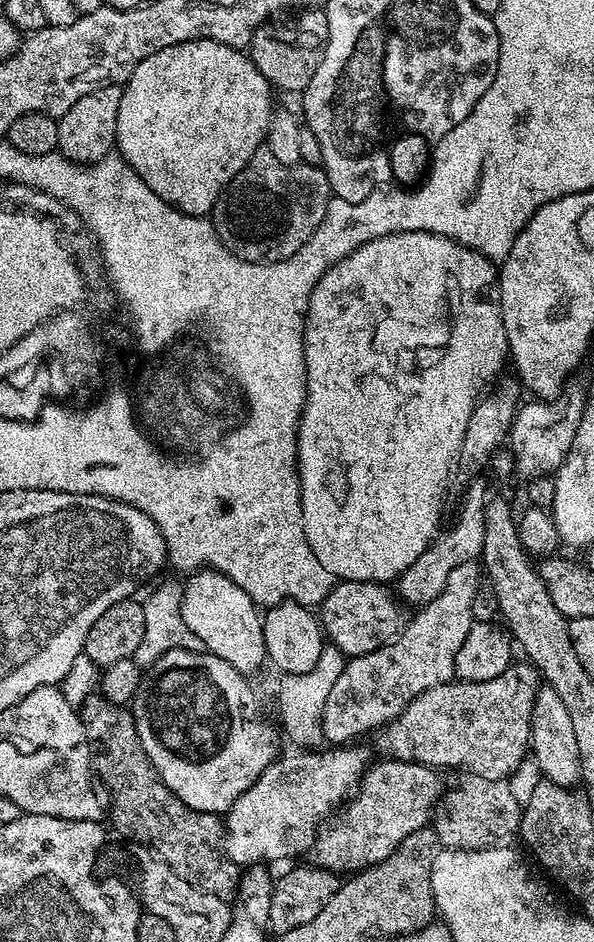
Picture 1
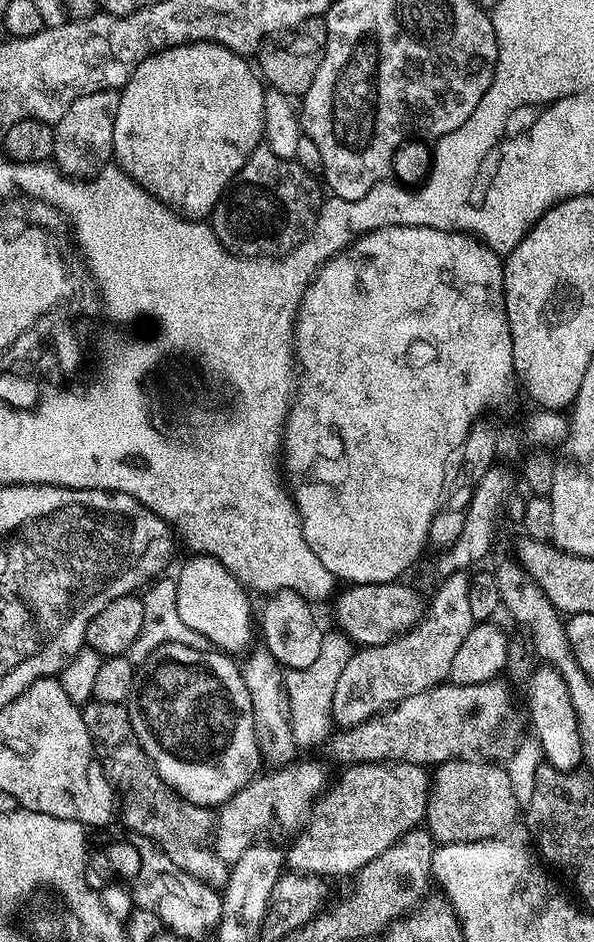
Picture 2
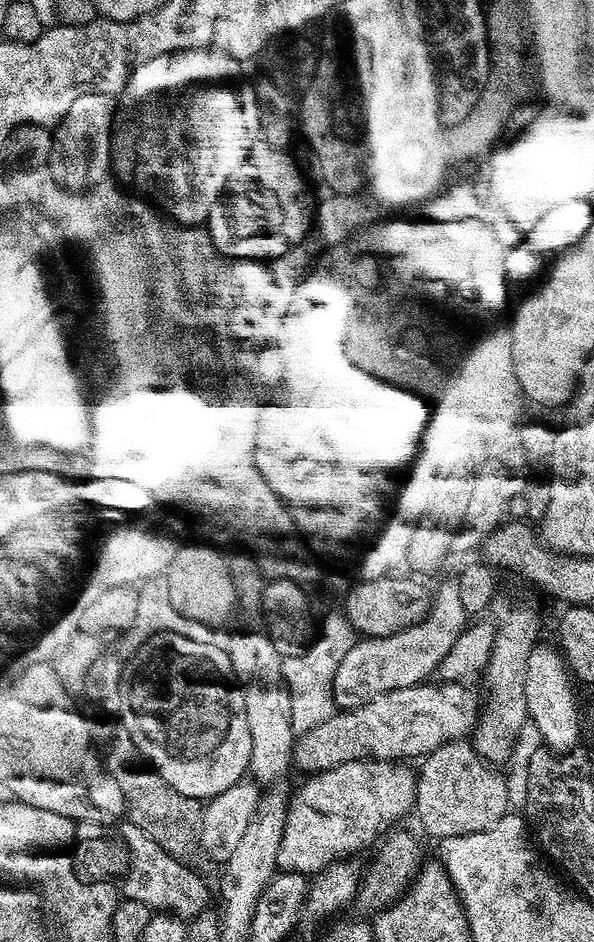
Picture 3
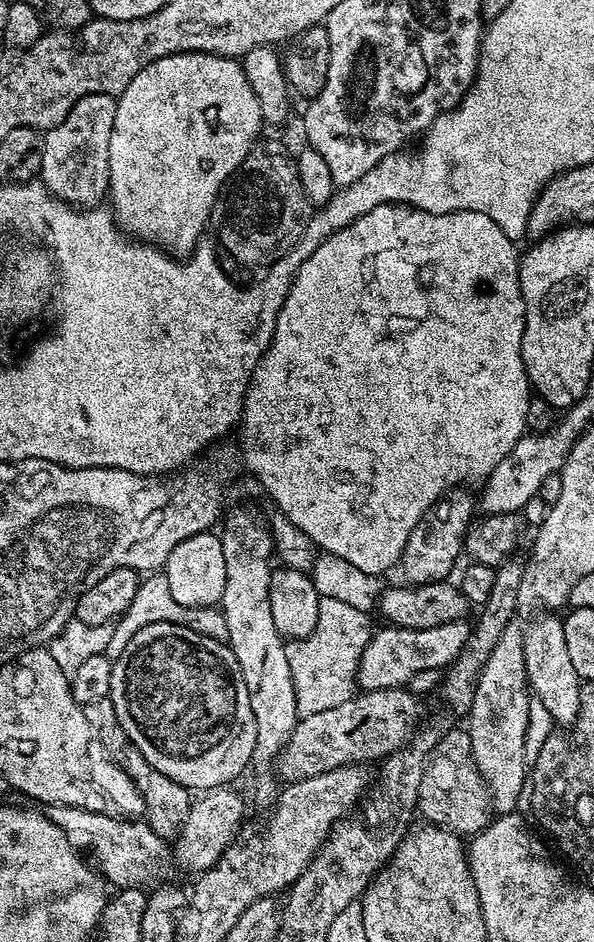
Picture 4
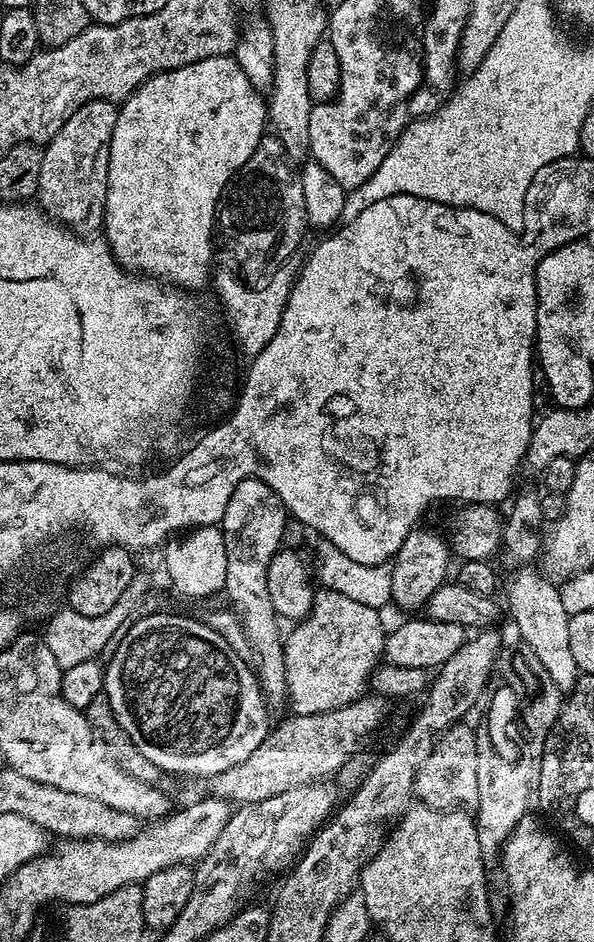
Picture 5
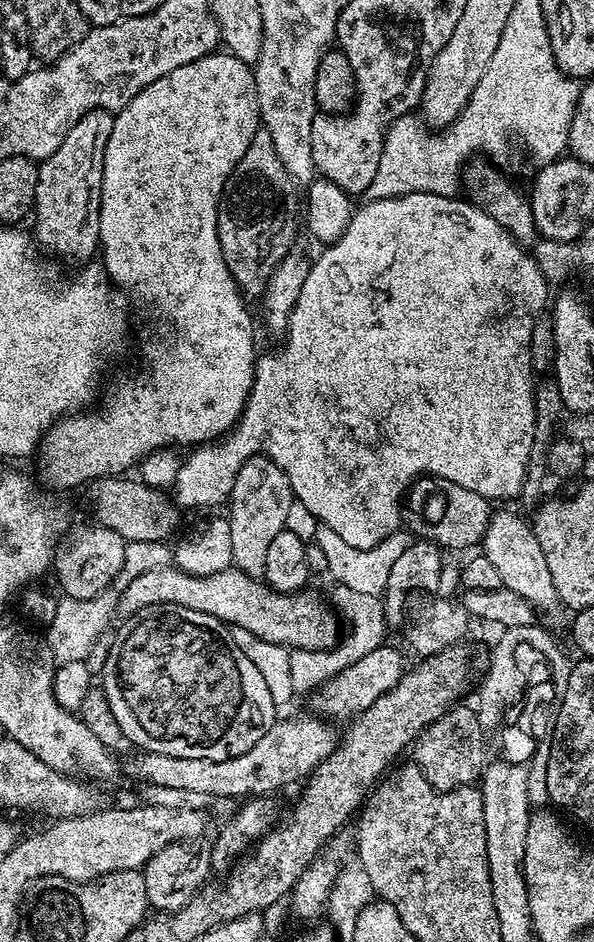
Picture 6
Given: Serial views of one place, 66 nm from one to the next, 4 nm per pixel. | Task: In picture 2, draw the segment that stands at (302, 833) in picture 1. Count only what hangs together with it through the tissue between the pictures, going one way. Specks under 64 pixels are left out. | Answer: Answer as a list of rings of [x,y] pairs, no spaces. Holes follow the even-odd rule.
[[[296,758],[273,768],[276,768],[273,772],[265,771],[257,775],[245,788],[238,790],[238,794],[234,794],[226,803],[219,805],[218,823],[214,828],[214,847],[217,856],[224,859],[225,864],[229,866],[242,858],[242,854],[259,841],[256,839],[275,820],[286,831],[299,833],[313,815],[318,797],[325,791],[324,768],[316,760]]]

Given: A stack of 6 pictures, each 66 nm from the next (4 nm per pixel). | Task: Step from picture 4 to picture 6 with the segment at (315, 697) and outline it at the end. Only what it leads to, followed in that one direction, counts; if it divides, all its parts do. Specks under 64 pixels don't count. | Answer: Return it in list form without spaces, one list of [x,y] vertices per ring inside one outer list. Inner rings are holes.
[[[346,586],[333,587],[331,605],[341,608],[341,617],[347,622],[348,628],[336,645],[329,650],[293,649],[290,656],[290,678],[298,694],[313,693],[325,682],[333,679],[340,671],[350,667],[354,662],[368,656],[372,650],[385,645],[388,627],[385,622],[385,608],[381,597],[372,594],[363,594]]]

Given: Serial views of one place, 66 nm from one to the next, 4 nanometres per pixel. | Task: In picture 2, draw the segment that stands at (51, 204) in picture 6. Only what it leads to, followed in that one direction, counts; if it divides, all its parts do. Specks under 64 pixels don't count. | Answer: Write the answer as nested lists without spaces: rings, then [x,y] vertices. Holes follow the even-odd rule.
[[[115,88],[98,90],[94,94],[82,94],[78,102],[62,114],[62,118],[57,120],[54,125],[54,150],[52,151],[52,160],[57,168],[70,178],[87,178],[96,175],[101,168],[105,167],[114,156],[114,122],[118,114],[118,102],[120,101],[120,92]]]

